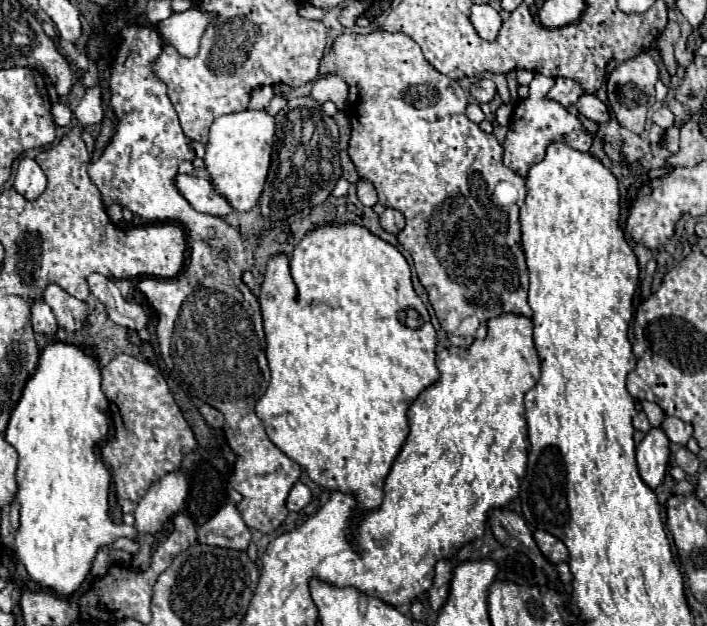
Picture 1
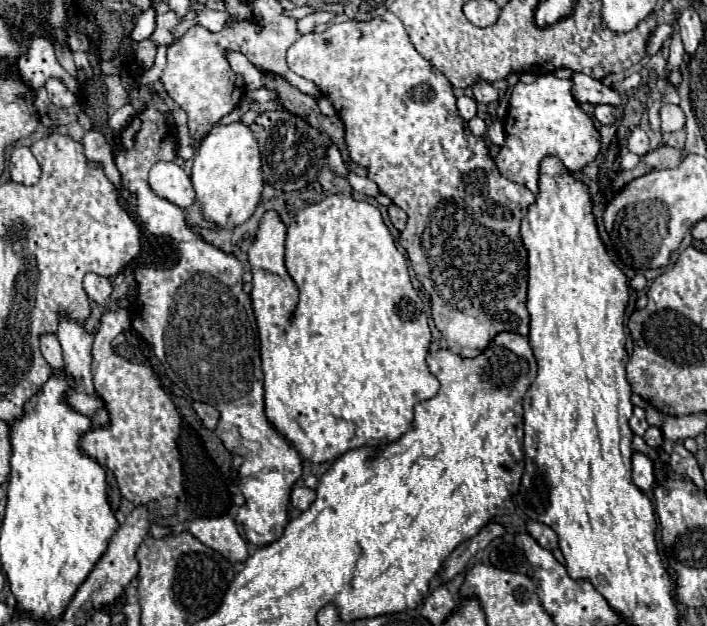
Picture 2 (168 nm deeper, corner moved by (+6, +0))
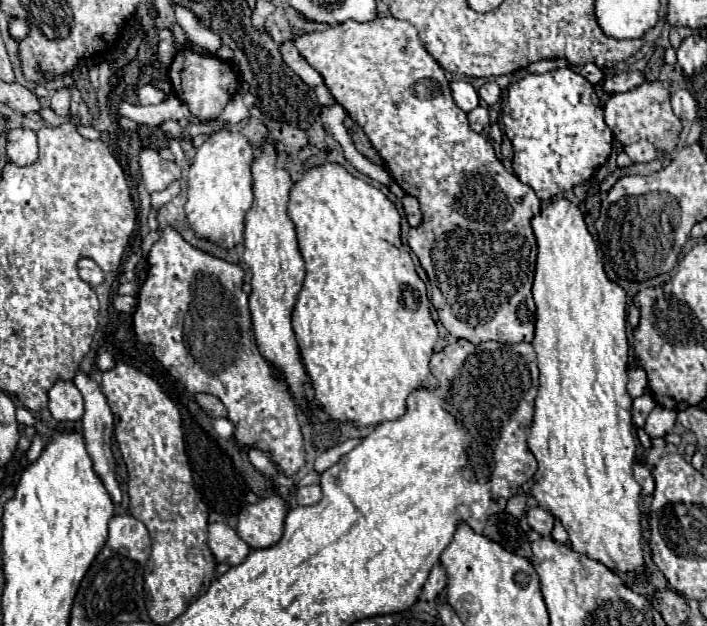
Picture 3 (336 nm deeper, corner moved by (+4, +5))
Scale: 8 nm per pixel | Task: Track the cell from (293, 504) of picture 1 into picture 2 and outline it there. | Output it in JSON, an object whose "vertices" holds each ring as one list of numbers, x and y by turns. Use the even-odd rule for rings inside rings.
{"vertices":[[297,486,291,492,291,506,297,508,297,510,301,510,301,512,307,510,313,500,315,500,315,490,311,490,307,486]]}

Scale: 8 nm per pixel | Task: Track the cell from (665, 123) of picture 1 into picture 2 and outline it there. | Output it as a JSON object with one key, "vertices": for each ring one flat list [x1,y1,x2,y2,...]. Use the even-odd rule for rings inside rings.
{"vertices":[[663,104,661,108,661,130,663,132,675,132,685,126,685,114,675,104]]}

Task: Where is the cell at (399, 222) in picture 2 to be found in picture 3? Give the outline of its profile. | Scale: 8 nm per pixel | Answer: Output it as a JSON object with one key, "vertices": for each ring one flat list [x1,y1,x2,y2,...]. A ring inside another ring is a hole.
{"vertices":[[405,195,403,197,403,205,407,211,407,221,411,227,417,227,421,223,421,209,419,209,419,201,415,195]]}

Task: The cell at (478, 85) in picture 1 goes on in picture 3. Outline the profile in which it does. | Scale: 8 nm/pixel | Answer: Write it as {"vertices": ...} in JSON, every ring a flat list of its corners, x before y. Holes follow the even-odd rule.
{"vertices":[[487,81,487,83,479,89,479,97,481,97,487,105,497,103,497,101,499,101,499,95,501,95,501,91,499,91,499,85,497,85,495,81]]}

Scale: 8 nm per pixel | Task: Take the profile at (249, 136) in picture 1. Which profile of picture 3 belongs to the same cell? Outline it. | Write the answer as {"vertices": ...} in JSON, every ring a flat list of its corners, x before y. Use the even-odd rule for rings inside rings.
{"vertices":[[219,131,197,149,187,173,185,203,185,217,197,237,209,239,223,249,231,249,243,241,245,213,253,203,251,161,253,147,241,133]]}

